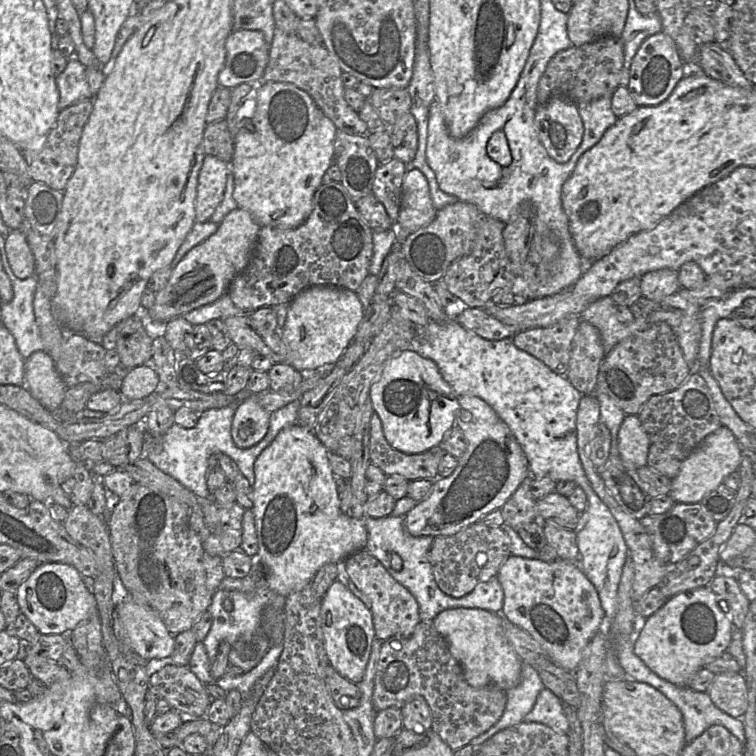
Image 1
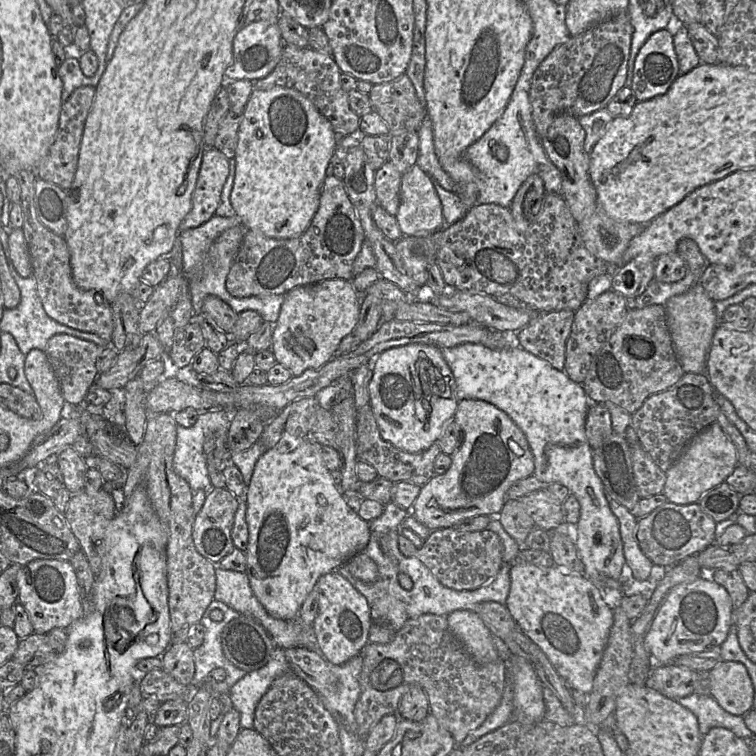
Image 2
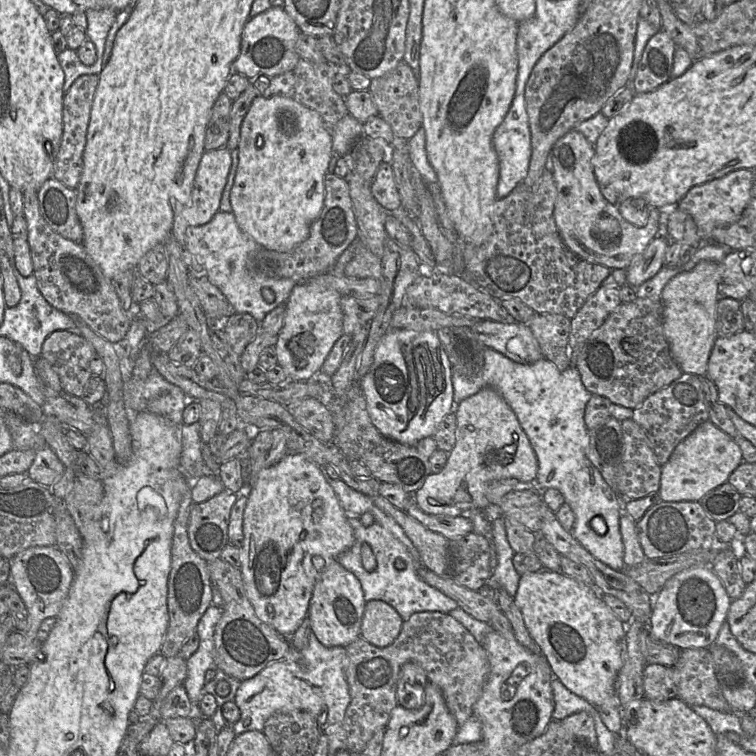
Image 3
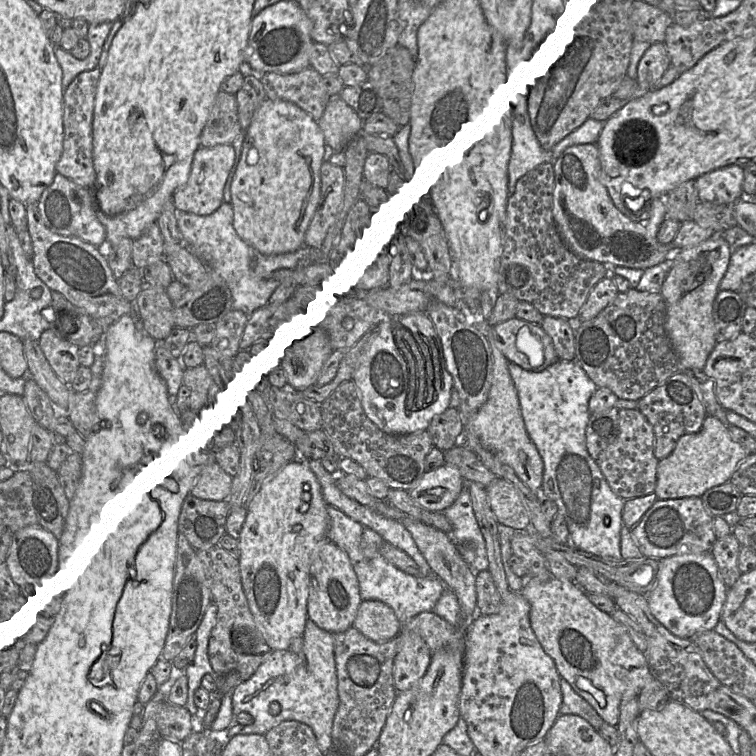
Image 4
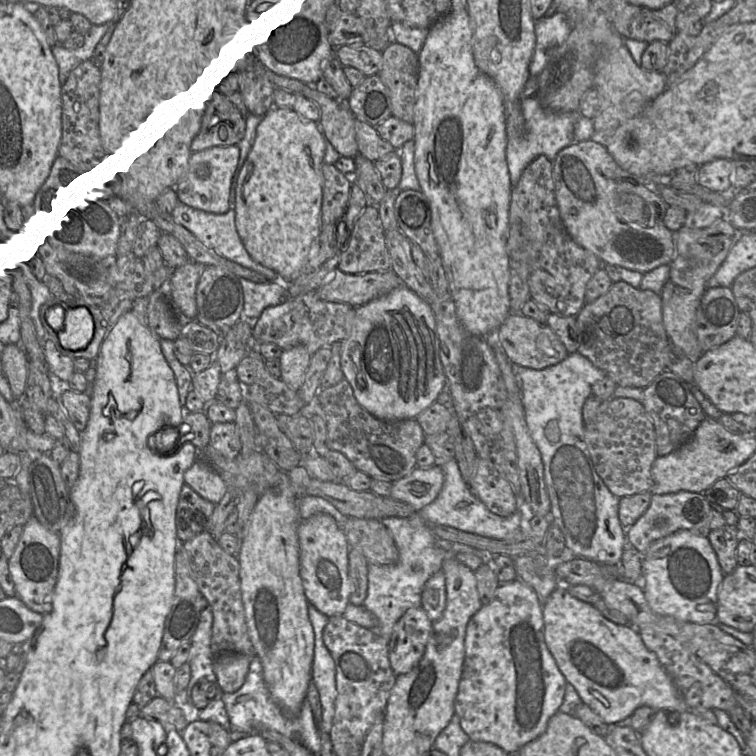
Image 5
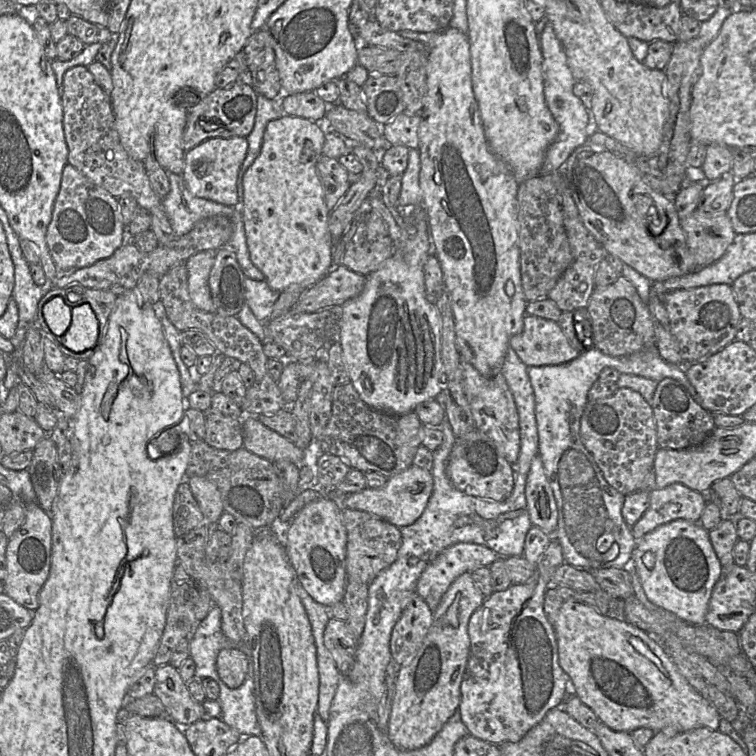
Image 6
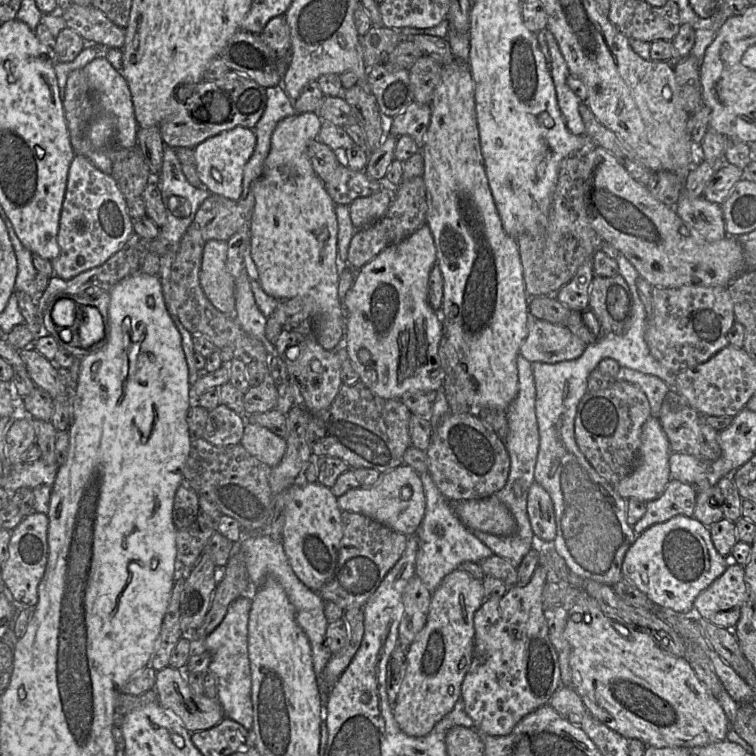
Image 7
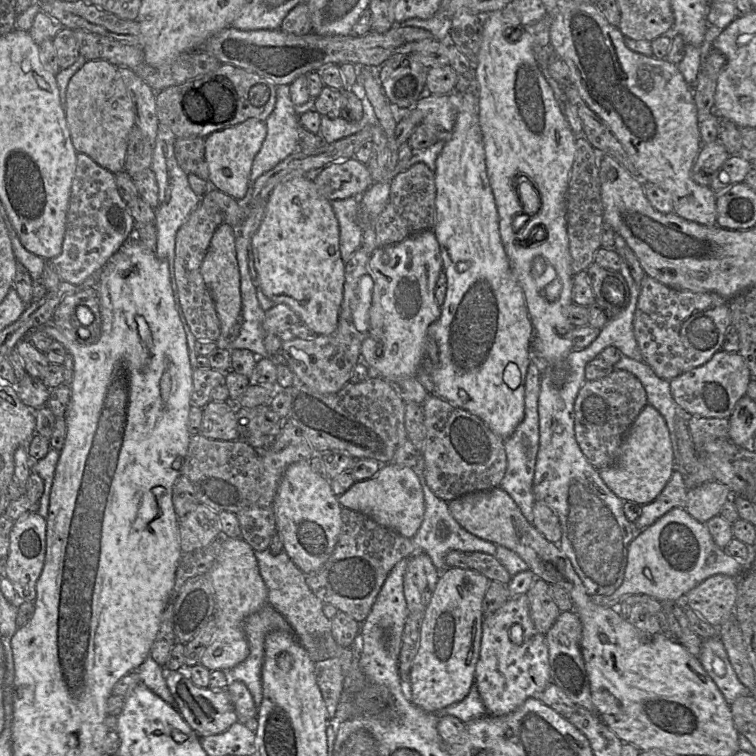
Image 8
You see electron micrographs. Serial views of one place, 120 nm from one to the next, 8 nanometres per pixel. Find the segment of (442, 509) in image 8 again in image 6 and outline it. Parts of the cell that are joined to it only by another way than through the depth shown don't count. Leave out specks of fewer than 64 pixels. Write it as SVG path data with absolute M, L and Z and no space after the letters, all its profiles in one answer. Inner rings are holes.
M457 543L446 548L422 572L417 594L435 611L451 583L461 574L489 567L499 555L476 543Z

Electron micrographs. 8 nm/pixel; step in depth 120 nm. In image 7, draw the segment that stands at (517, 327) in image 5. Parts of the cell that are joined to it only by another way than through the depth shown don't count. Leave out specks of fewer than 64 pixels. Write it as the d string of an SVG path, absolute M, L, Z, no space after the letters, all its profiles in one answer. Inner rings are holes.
M531 319L529 332L520 347L520 355L531 363L554 364L579 358L587 344L566 326Z

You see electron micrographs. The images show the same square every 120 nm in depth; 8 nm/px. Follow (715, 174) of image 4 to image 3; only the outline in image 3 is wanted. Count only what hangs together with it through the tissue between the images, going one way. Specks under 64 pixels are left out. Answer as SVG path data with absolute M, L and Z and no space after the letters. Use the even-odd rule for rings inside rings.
M751 169L732 171L723 177L692 187L677 203L677 208L691 215L700 230L701 237L707 242L712 242L709 237L714 228L736 223L740 219L744 209L752 200L752 179Z

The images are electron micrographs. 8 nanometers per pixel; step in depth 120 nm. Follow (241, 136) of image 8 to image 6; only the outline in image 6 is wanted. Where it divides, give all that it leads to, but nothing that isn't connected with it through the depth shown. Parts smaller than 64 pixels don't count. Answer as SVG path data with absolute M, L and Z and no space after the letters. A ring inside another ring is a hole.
M247 137L211 138L185 153L182 178L187 189L198 198L226 206L238 203L237 176L247 154Z

